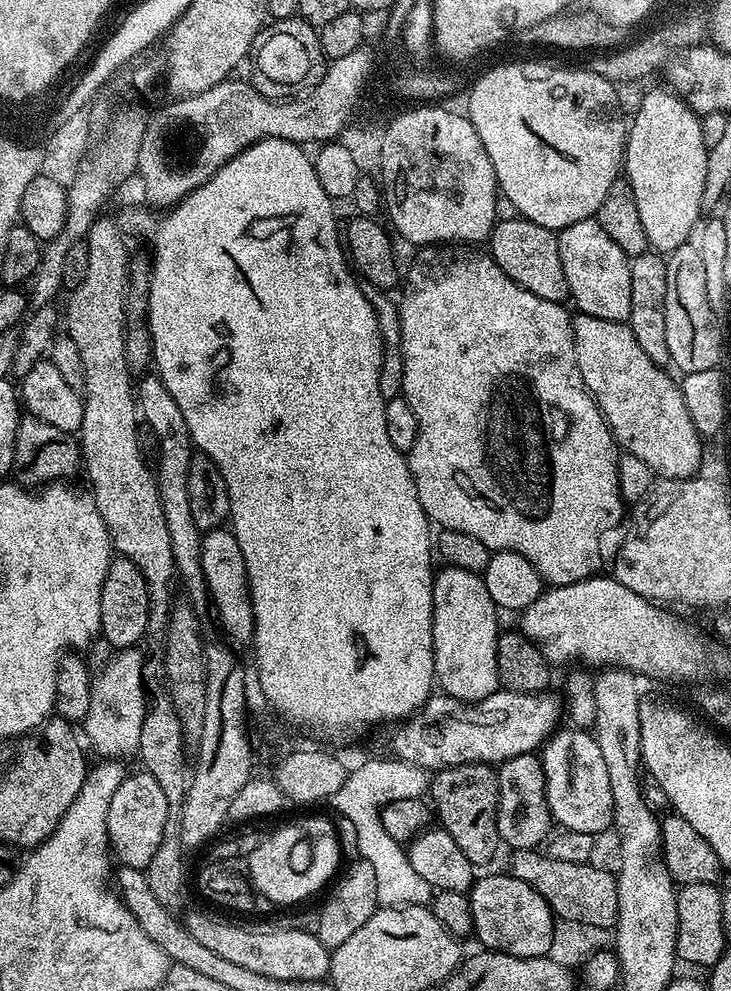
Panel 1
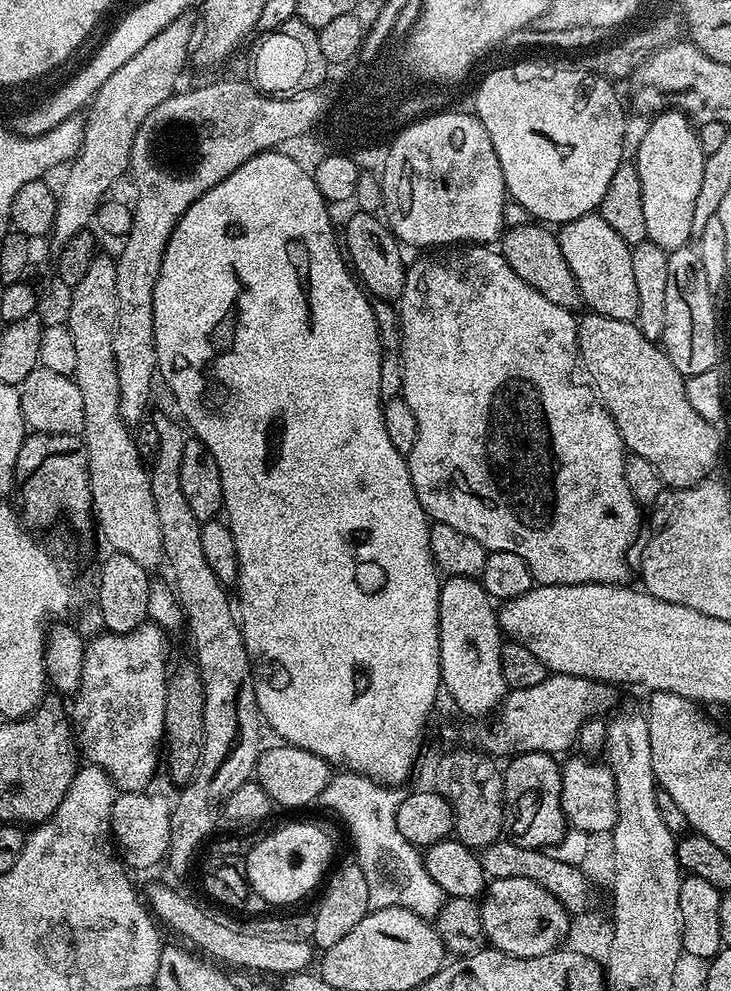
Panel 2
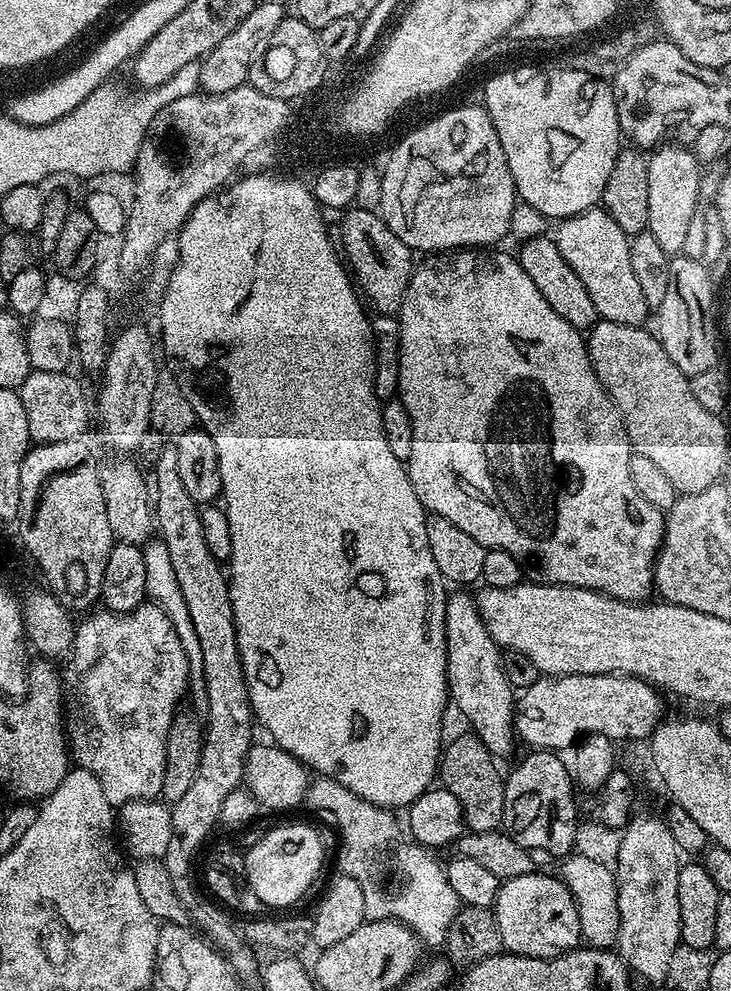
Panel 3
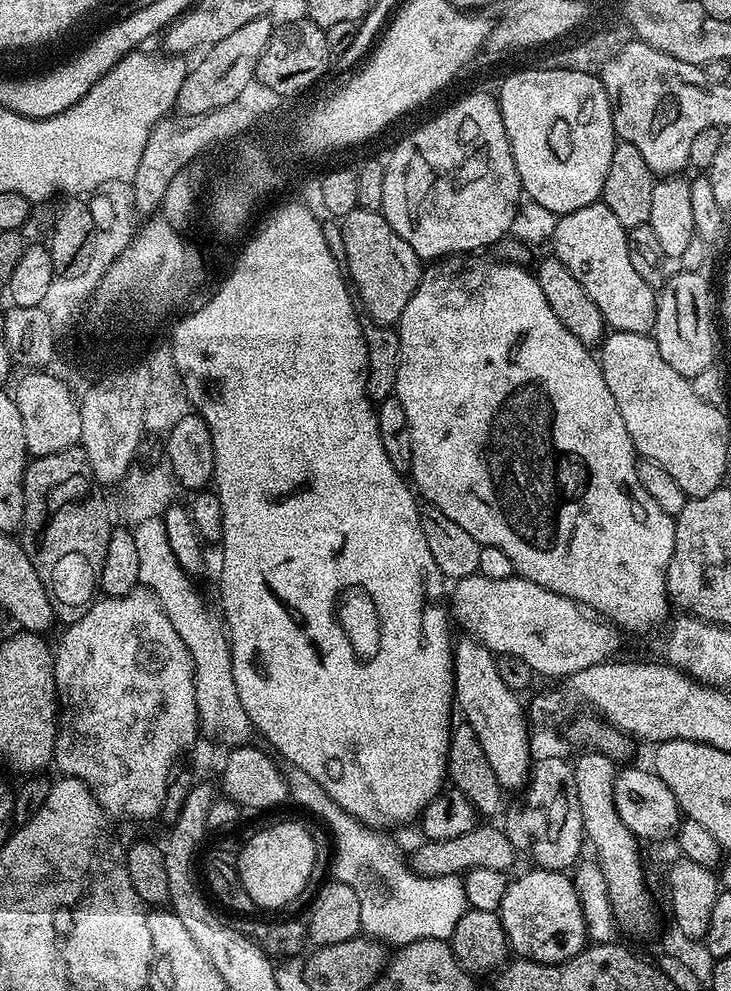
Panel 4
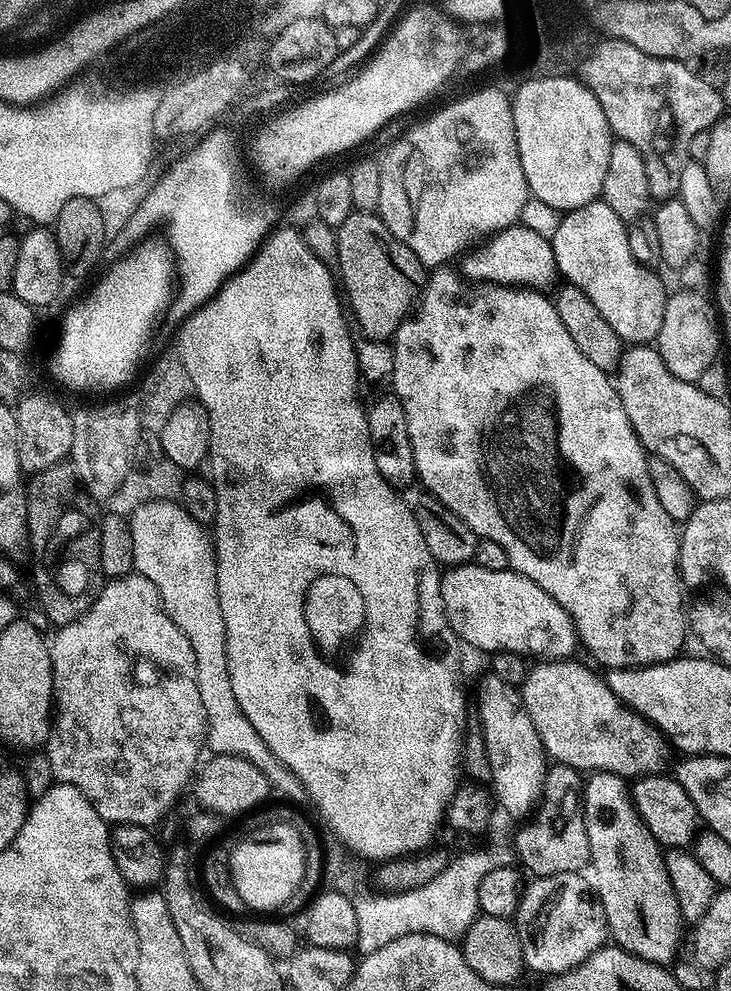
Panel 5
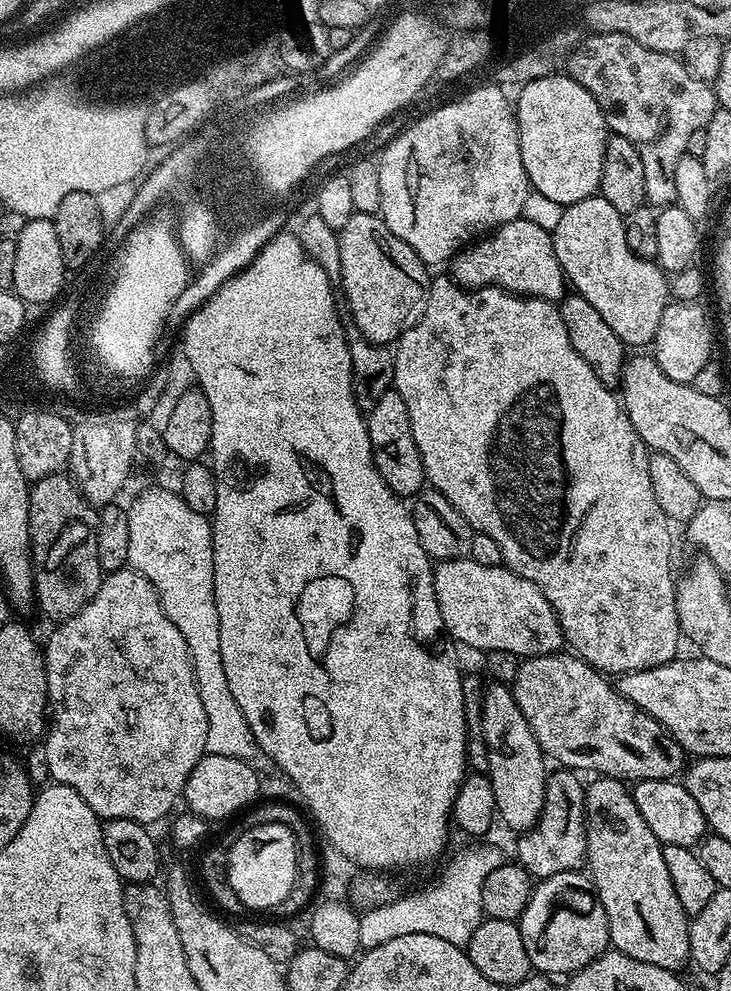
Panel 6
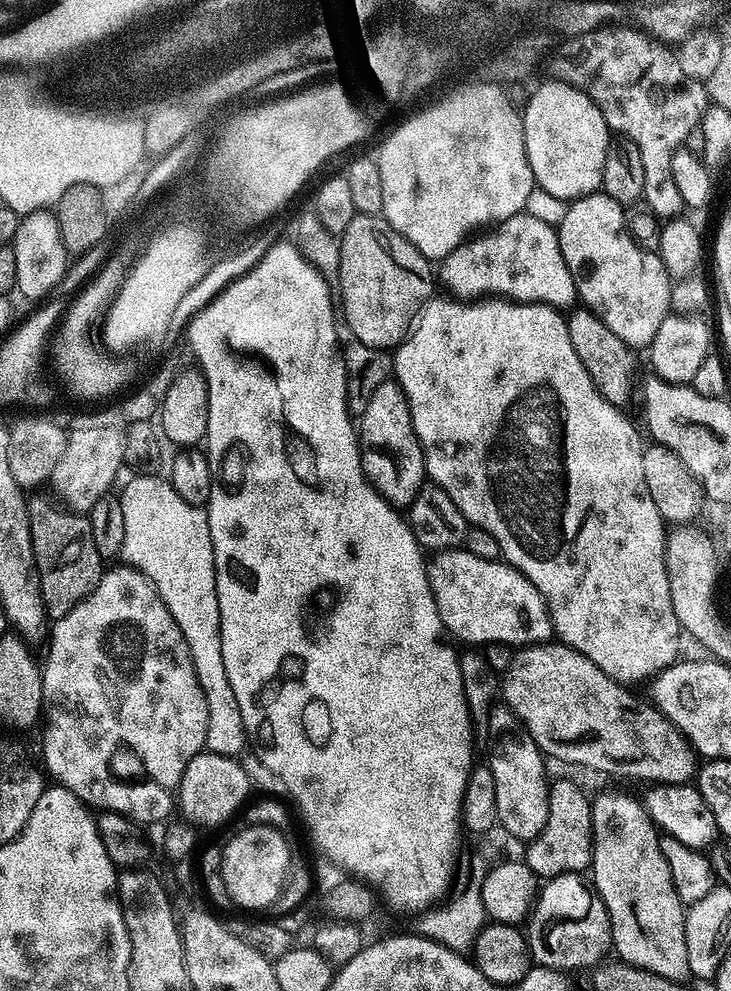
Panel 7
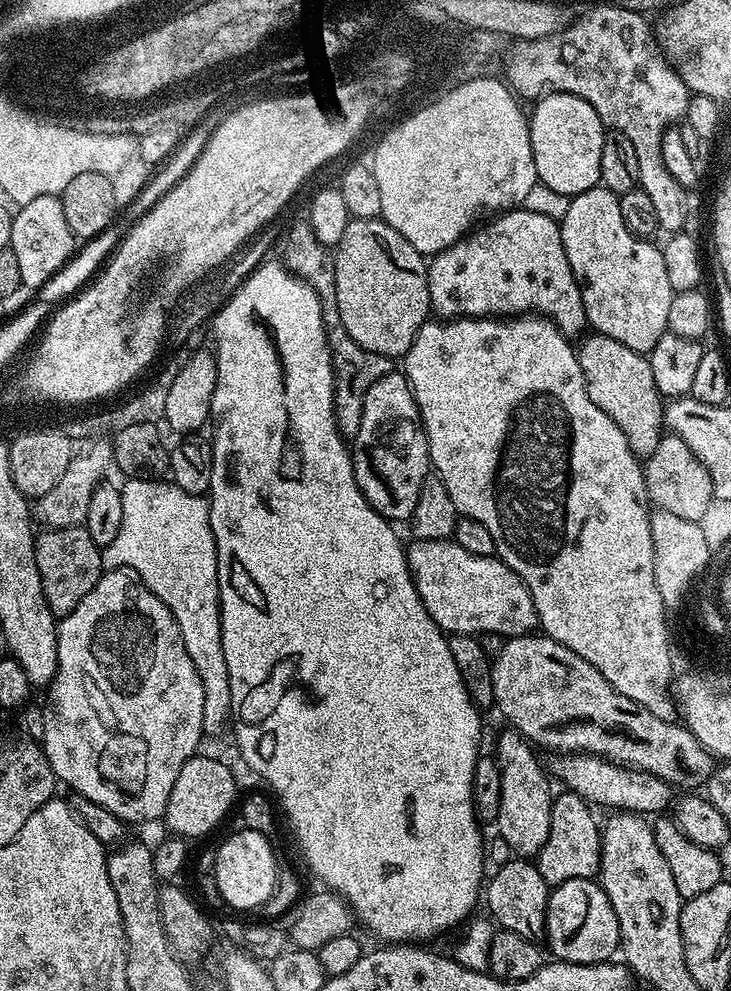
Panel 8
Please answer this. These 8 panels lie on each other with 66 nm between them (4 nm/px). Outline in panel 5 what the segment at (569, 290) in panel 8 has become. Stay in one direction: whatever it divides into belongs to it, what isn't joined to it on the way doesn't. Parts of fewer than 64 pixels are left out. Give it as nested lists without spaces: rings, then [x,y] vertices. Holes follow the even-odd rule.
[[[519,226],[503,228],[487,242],[469,251],[463,260],[463,275],[473,282],[511,284],[521,288],[544,290],[547,289],[547,284],[558,276],[551,239]]]

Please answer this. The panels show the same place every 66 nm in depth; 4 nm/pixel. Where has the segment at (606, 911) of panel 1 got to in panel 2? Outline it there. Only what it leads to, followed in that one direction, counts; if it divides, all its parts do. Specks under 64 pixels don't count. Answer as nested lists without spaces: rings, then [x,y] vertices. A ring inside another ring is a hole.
[[[501,838],[490,846],[479,849],[478,855],[485,877],[492,880],[530,878],[530,882],[538,882],[542,890],[554,894],[554,898],[558,898],[558,902],[562,902],[562,906],[573,917],[583,917],[592,904],[592,889],[594,889],[592,880],[585,876],[580,867],[558,862],[557,859],[548,857],[544,850],[518,846],[510,839]]]

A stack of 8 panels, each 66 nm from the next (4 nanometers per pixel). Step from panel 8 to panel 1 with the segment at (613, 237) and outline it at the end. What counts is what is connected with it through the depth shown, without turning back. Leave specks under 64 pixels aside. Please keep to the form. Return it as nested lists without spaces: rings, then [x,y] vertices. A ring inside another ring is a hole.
[[[595,218],[559,229],[558,254],[562,254],[571,303],[576,303],[579,311],[603,320],[626,322],[630,318],[630,257],[598,226]]]

